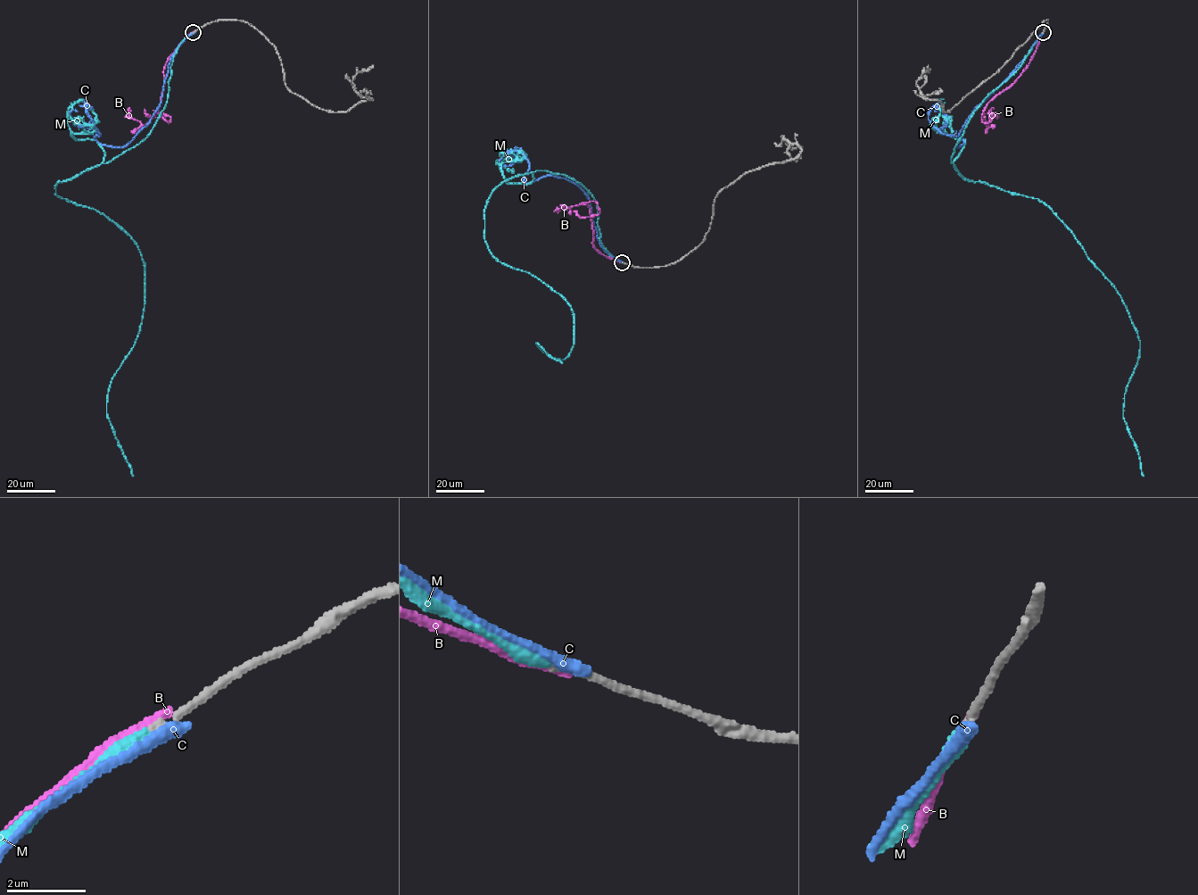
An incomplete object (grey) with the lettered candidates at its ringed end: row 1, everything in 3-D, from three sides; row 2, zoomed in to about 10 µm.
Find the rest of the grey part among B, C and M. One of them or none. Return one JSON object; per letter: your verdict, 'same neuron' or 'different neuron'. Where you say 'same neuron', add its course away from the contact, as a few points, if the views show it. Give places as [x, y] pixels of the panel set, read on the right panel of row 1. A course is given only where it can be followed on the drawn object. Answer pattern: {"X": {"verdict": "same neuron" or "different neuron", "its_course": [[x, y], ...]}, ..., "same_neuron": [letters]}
{"B": {"verdict": "different neuron"}, "C": {"verdict": "different neuron"}, "M": {"verdict": "same neuron", "its_course": [[1043, 32], [974, 112], [951, 161], [963, 178], [1049, 206], [1115, 287], [1140, 342], [1123, 418], [1144, 476]]}, "same_neuron": ["M"]}

